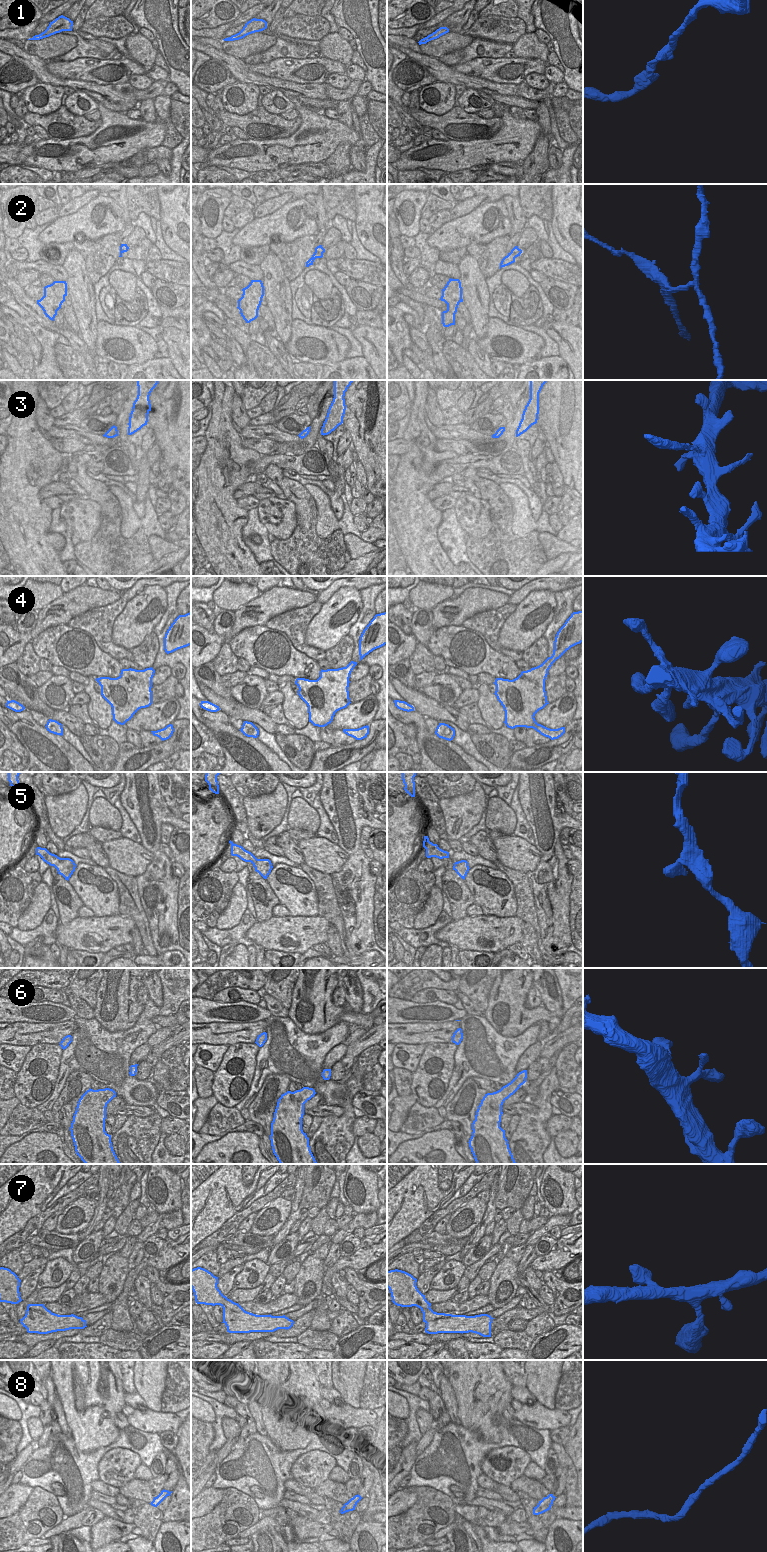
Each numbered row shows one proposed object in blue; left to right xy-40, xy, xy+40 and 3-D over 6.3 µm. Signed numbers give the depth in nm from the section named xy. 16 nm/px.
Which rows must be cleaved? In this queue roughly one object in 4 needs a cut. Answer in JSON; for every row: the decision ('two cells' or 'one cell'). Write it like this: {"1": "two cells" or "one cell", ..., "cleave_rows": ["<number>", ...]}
{"1": "one cell", "2": "two cells", "3": "one cell", "4": "one cell", "5": "one cell", "6": "one cell", "7": "one cell", "8": "one cell", "cleave_rows": ["2"]}

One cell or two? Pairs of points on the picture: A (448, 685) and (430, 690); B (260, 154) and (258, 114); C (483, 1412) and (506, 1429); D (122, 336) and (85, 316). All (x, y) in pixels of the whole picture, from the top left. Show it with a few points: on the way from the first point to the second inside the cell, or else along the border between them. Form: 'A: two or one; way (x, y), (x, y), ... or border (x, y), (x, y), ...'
A: one; way (444, 689), (434, 690)
B: two; border (282, 137), (274, 139), (248, 139)
C: two; border (501, 1413), (493, 1416), (498, 1442), (472, 1431)
D: two; border (98, 322), (97, 339), (94, 345)

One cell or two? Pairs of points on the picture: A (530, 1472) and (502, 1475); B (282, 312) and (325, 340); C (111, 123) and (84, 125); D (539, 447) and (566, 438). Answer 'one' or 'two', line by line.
A: two
B: two
C: two
D: two

